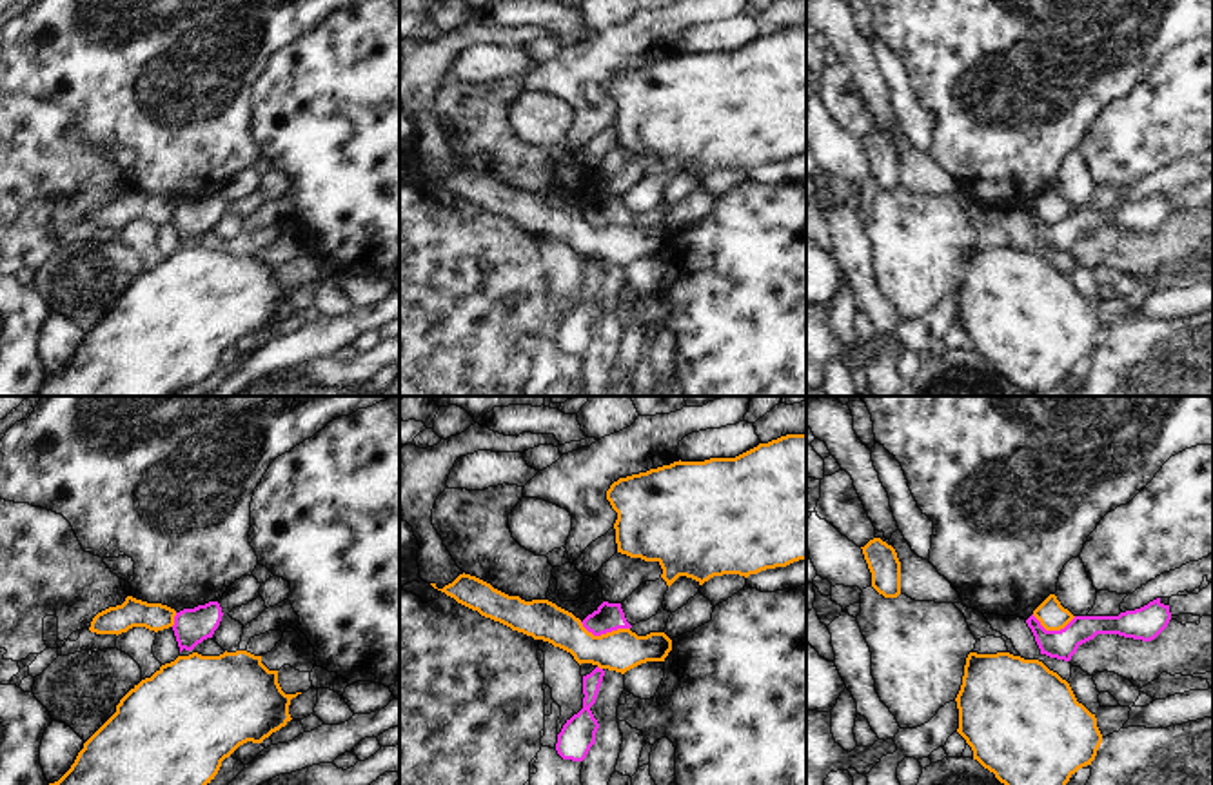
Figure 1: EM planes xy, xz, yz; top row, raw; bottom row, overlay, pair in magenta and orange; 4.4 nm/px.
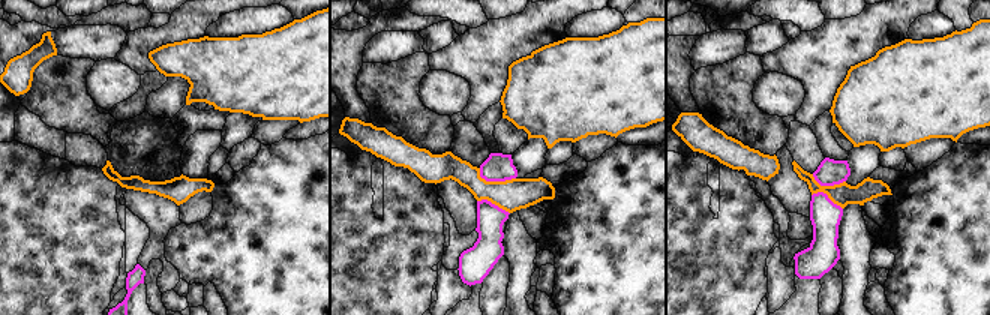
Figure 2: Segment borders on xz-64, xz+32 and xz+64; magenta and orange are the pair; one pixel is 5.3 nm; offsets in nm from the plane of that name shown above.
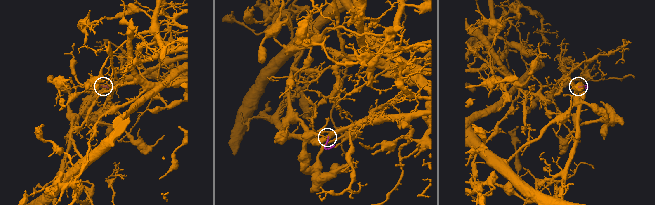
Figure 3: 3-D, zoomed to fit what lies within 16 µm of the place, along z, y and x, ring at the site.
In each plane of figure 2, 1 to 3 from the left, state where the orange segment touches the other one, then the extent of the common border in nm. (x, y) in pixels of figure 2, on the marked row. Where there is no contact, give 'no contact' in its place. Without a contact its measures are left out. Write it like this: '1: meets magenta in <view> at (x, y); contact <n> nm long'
1: no contact
2: meets magenta in xz+32 at (494, 180); contact 200 nm long
3: meets magenta in xz+64 at (828, 185); contact 190 nm long

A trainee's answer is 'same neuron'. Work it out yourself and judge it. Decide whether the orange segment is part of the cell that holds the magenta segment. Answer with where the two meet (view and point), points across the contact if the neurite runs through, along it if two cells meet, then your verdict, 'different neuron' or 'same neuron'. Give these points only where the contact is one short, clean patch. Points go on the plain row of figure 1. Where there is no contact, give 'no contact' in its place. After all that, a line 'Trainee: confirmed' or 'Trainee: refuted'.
meets magenta in xz at (605, 226); border along xz (580, 215), (594, 228), (629, 222); different neuron
Trainee: refuted

